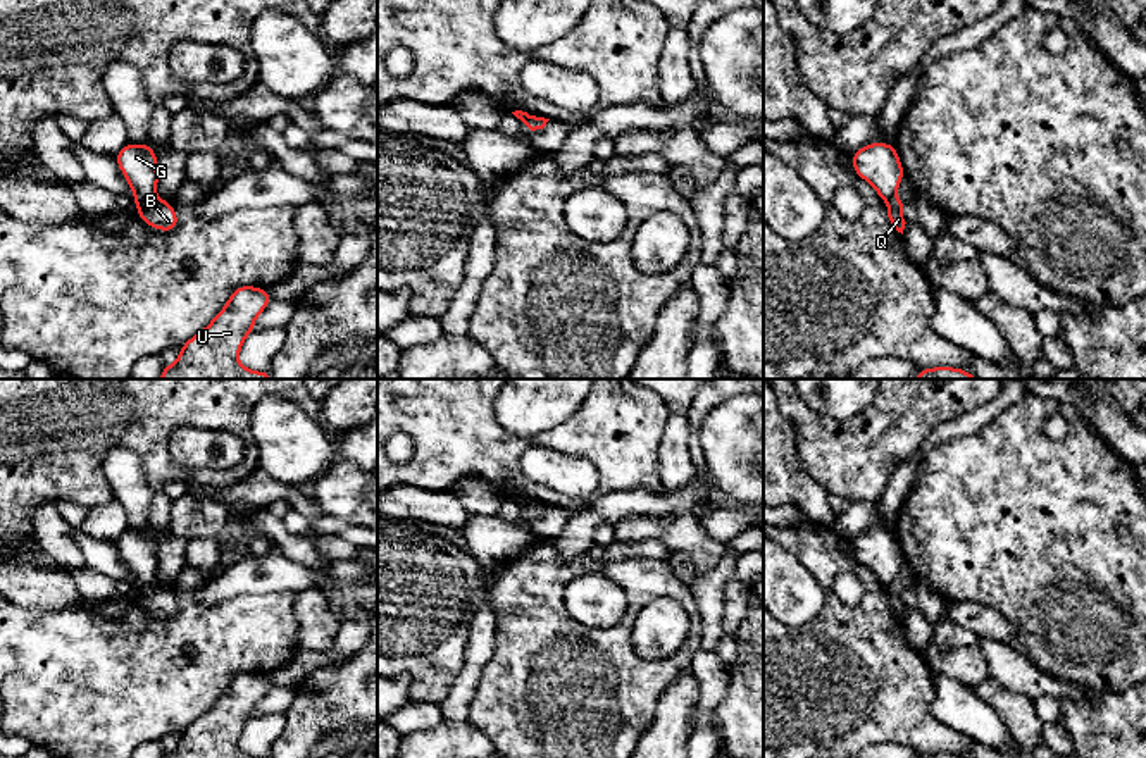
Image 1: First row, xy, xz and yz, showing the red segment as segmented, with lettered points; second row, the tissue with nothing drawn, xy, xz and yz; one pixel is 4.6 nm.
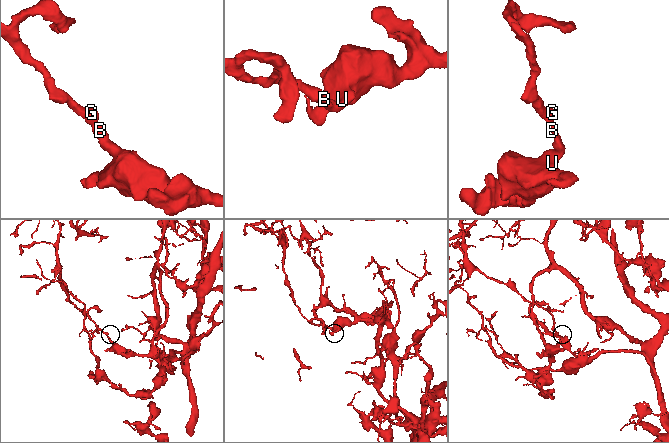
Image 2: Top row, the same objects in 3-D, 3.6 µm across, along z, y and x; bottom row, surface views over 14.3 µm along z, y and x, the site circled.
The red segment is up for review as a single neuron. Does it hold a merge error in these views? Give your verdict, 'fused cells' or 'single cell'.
fused cells

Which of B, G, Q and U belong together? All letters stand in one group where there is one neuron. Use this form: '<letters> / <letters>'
B Q U / G

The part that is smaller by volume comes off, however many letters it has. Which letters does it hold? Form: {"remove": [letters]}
{"remove": ["G"]}

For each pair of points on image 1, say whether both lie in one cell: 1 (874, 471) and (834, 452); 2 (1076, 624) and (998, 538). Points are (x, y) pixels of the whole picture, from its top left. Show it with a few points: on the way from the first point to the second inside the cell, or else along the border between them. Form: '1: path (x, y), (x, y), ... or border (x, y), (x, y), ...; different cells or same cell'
1: path (864, 467), (845, 455); same cell
2: path (1064, 603), (1019, 559); same cell

